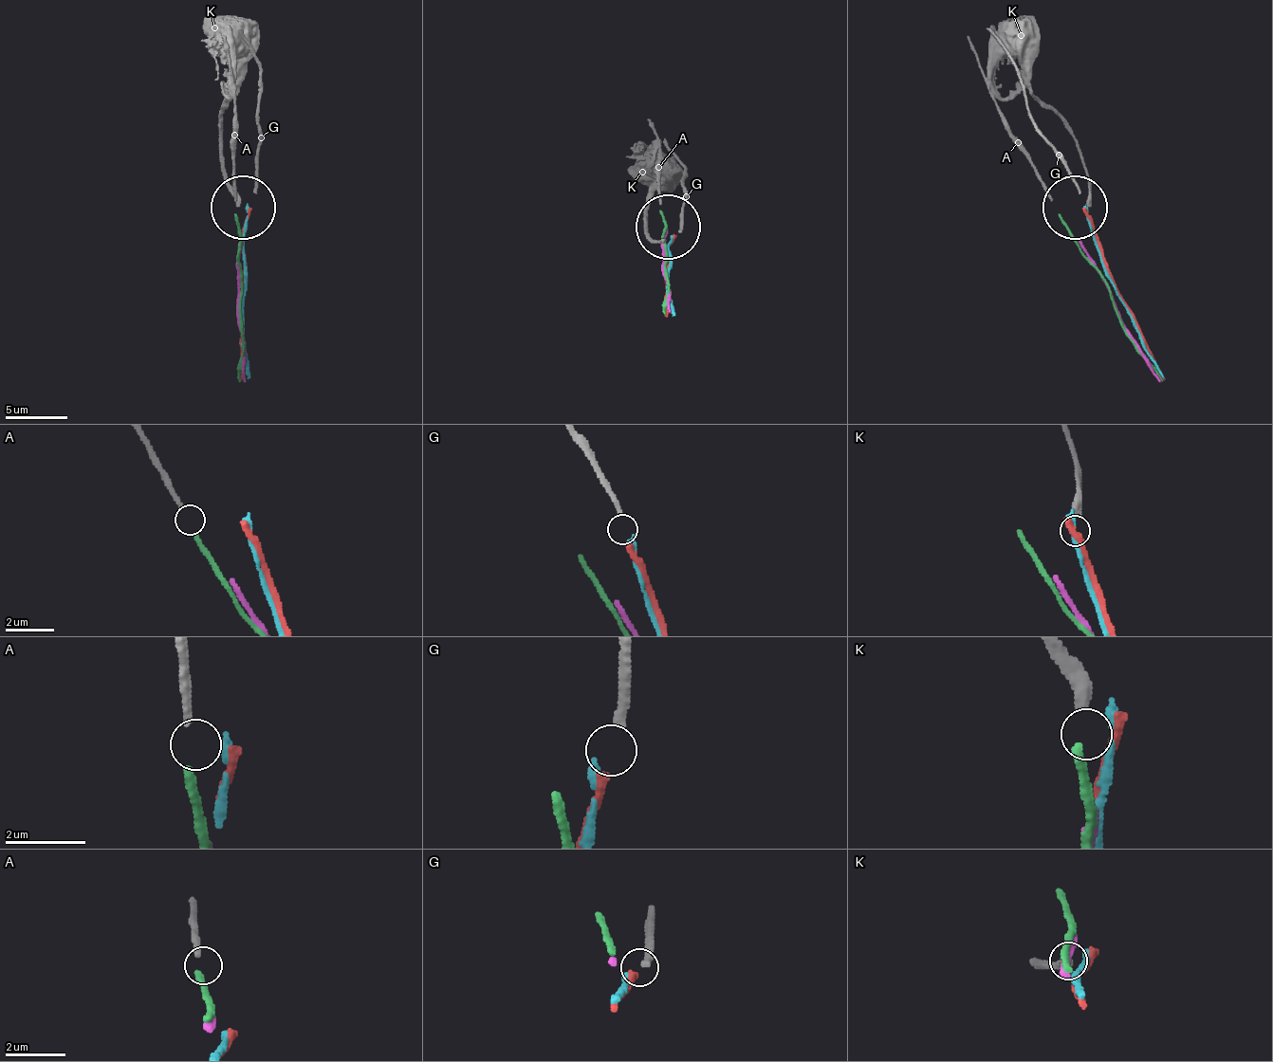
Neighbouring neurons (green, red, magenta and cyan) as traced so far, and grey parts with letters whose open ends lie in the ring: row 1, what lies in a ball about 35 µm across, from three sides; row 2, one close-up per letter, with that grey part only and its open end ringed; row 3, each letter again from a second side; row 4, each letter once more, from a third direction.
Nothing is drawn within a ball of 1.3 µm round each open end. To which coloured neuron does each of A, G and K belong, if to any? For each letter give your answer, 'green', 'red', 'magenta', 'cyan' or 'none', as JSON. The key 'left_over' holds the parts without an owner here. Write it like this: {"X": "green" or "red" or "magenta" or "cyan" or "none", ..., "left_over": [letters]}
{"A": "green", "G": "red", "K": "none", "left_over": ["K"]}

